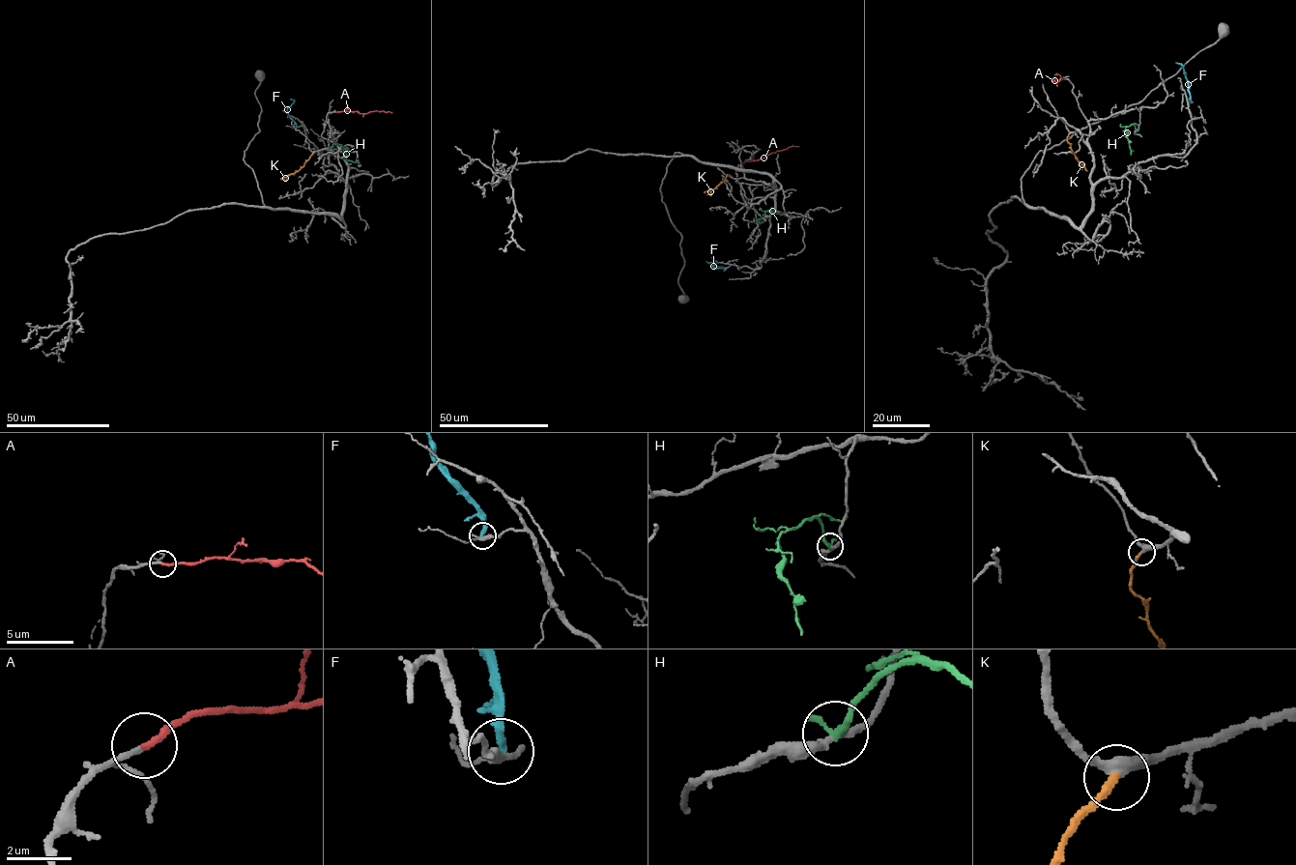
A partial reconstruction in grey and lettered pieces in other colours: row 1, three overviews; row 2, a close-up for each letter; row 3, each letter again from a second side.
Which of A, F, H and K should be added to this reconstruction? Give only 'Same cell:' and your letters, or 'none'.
Same cell: A, K

